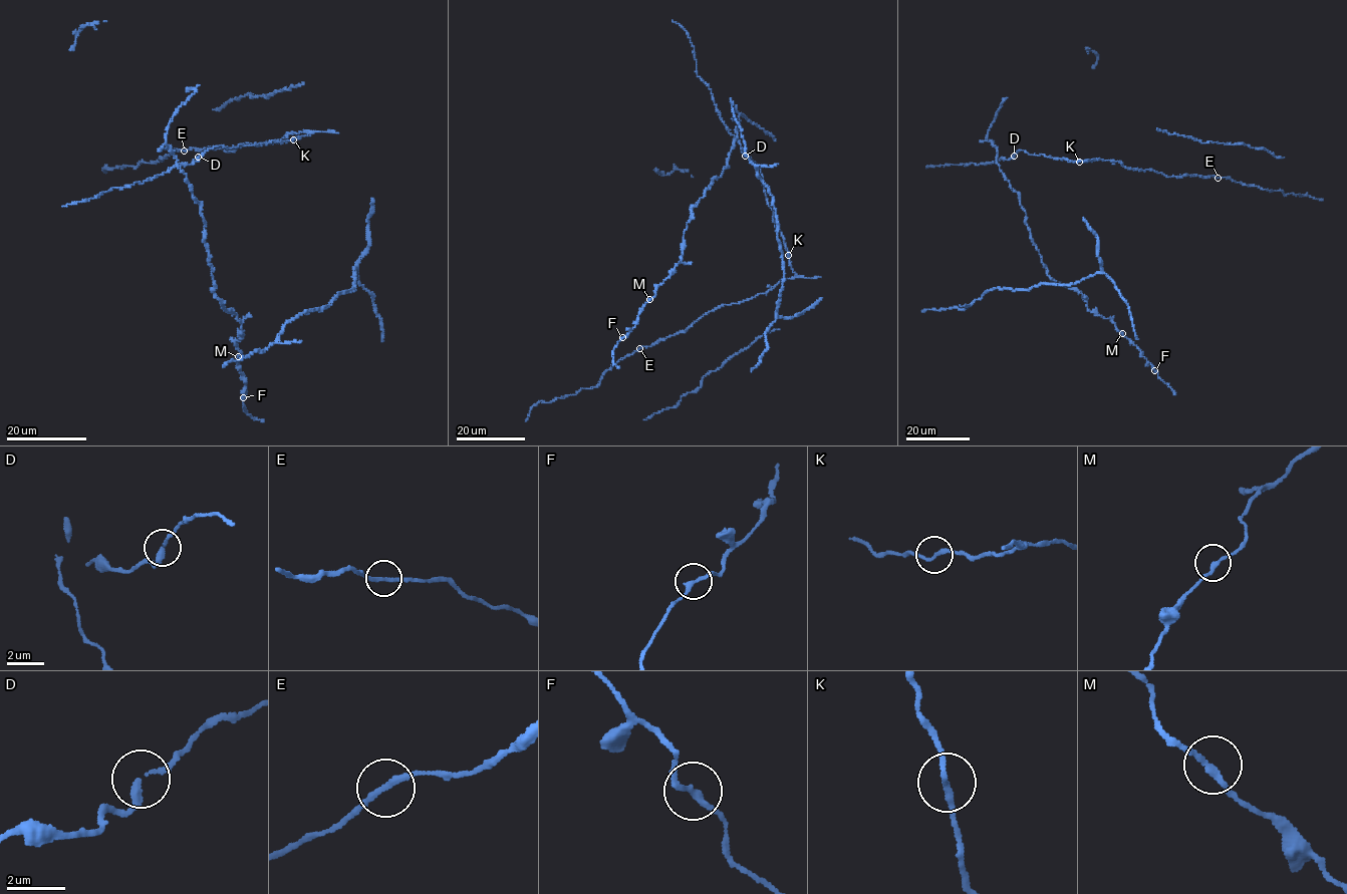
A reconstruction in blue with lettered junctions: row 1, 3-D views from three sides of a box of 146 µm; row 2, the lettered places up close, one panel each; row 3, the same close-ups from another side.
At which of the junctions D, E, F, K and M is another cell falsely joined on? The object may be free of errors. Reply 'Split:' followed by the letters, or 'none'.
Split: none

